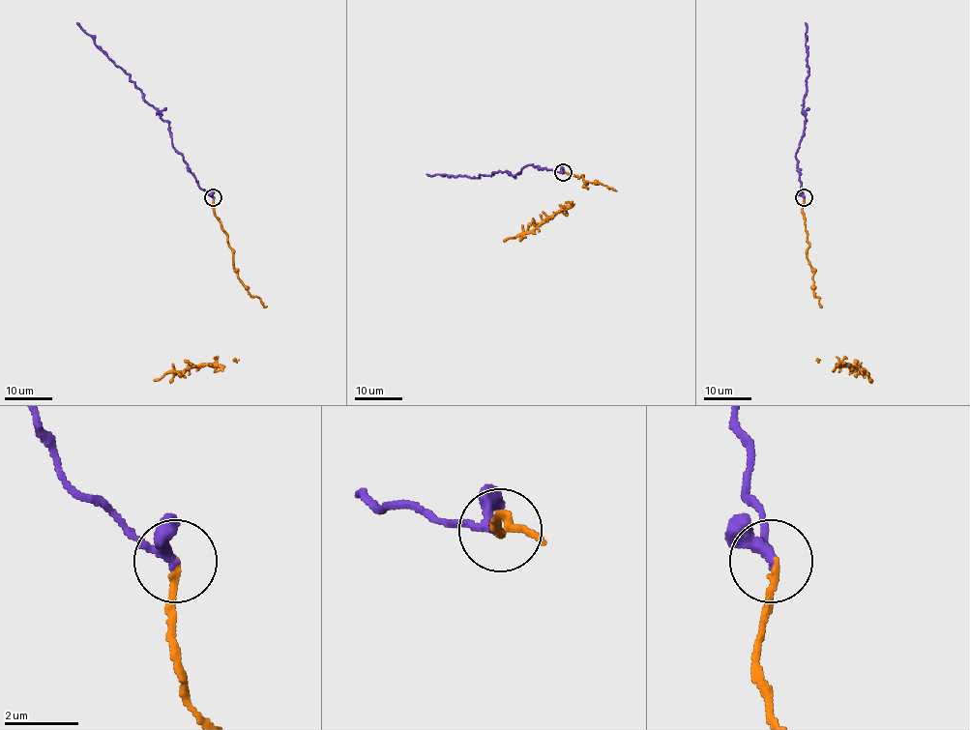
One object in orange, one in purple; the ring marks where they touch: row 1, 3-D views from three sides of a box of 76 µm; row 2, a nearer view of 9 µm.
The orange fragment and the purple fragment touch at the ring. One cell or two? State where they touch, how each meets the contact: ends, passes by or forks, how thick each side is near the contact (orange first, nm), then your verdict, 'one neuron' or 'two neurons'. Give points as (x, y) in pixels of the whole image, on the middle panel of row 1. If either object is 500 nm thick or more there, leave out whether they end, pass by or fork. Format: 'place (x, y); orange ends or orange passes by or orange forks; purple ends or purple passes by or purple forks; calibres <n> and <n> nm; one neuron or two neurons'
place (563, 172); orange ends; purple passes by; calibres 160 and 220 nm; one neuron

